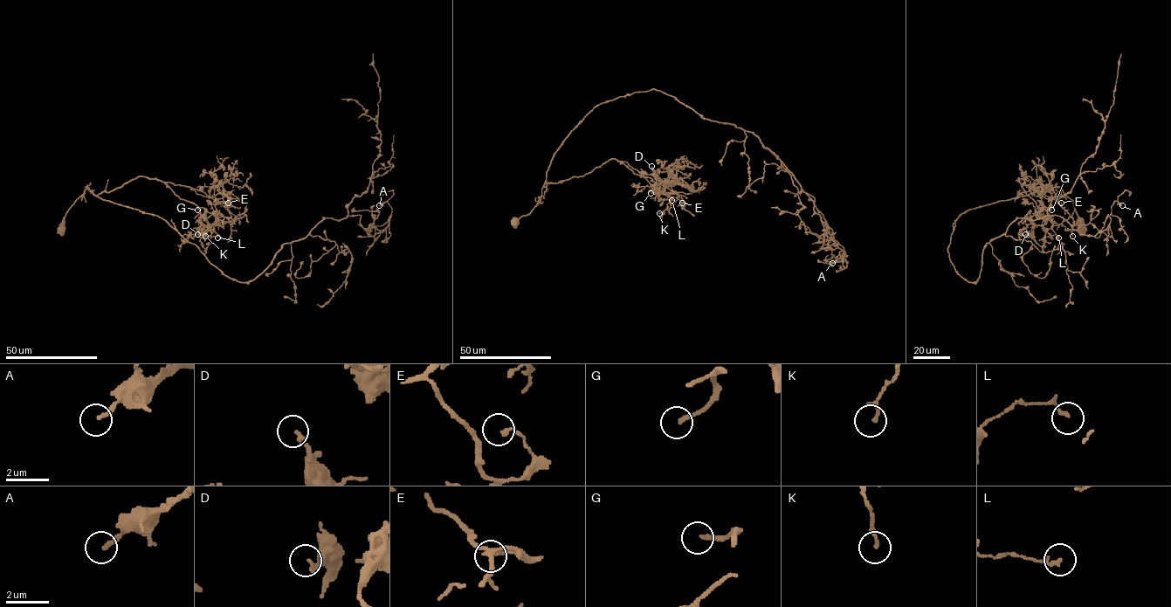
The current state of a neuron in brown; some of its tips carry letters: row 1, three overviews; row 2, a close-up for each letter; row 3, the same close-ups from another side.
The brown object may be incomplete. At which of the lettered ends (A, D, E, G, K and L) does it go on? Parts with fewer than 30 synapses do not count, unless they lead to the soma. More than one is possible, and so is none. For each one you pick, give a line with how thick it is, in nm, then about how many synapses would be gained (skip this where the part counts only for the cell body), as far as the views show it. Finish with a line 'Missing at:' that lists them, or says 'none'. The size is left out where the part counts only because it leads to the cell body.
G: Thickness 170 nm. Roughly 50 synapses
Missing at: G

